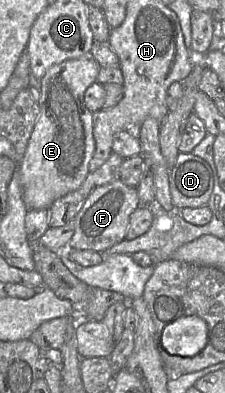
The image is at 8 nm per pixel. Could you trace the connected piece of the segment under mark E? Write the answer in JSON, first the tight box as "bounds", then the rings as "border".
{"bounds":[17,56,100,210],"border":[[[83,56],[76,59],[68,59],[61,63],[52,65],[50,68],[47,69],[46,73],[39,80],[39,90],[40,90],[40,98],[38,101],[38,106],[40,109],[39,116],[34,124],[32,133],[28,140],[26,150],[23,156],[20,158],[17,167],[19,184],[21,186],[22,191],[22,200],[28,210],[49,209],[55,200],[78,189],[86,179],[87,175],[89,174],[89,163],[95,151],[95,140],[93,136],[94,113],[89,111],[85,106],[84,94],[90,85],[92,85],[94,82],[97,82],[99,68],[100,66],[97,64],[97,62],[93,59],[92,56]]]}

